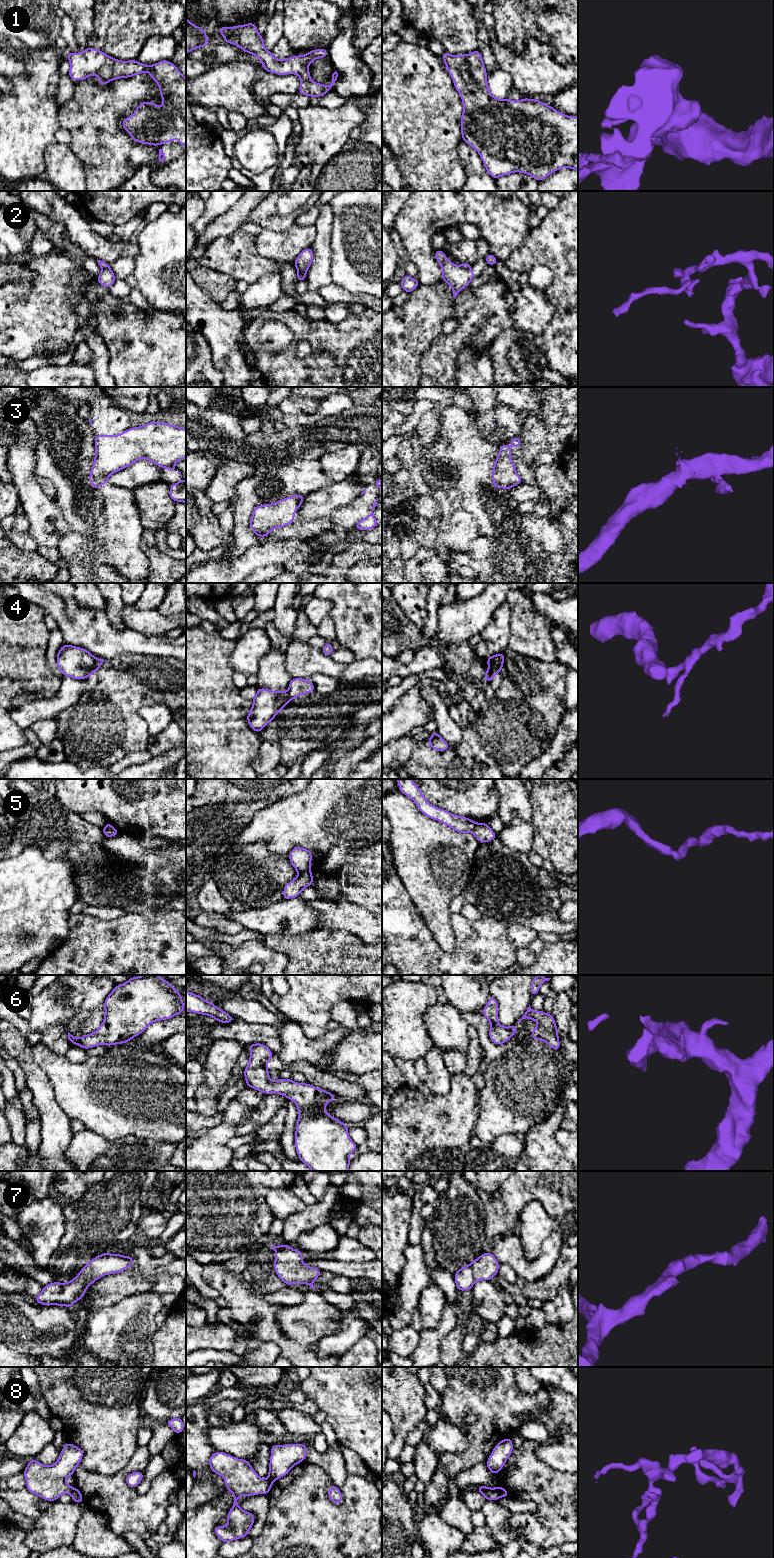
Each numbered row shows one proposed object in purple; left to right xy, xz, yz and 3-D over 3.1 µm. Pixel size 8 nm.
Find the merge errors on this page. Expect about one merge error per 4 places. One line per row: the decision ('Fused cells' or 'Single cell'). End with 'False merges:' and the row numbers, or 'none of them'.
1: Single cell
2: Fused cells
3: Single cell
4: Fused cells
5: Fused cells
6: Single cell
7: Single cell
8: Fused cells
False merges: 2, 4, 5, 8

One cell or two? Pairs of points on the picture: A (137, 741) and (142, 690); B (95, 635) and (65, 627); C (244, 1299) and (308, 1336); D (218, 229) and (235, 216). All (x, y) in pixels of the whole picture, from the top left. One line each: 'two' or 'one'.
A: one
B: one
C: two
D: one

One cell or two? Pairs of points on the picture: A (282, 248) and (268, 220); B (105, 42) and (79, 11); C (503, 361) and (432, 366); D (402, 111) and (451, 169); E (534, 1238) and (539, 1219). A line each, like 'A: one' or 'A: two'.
A: two
B: two
C: two
D: one
E: one

